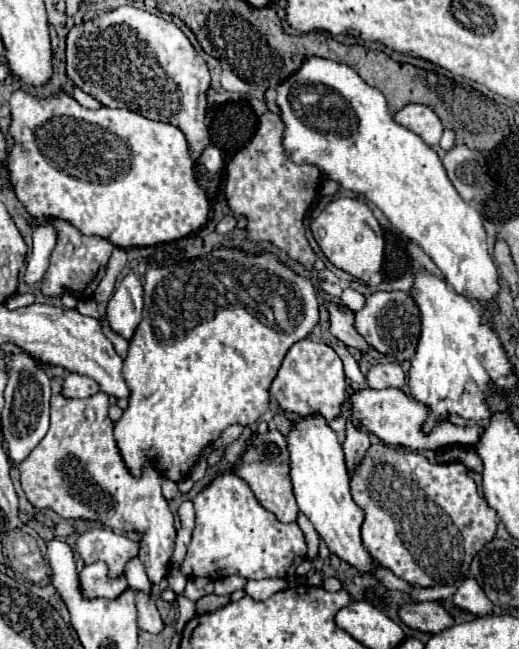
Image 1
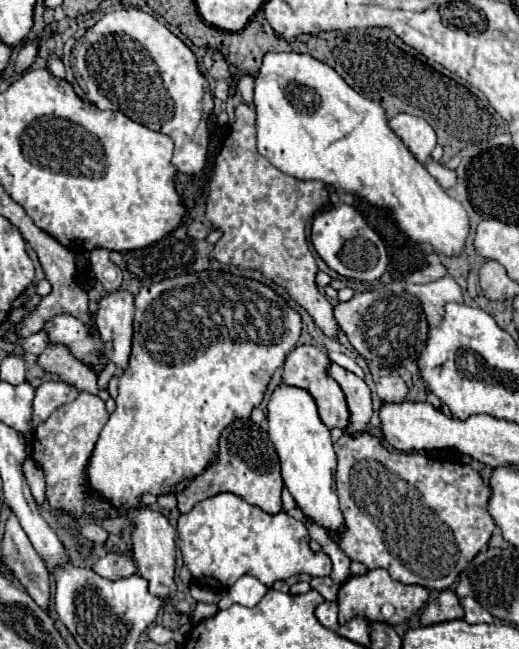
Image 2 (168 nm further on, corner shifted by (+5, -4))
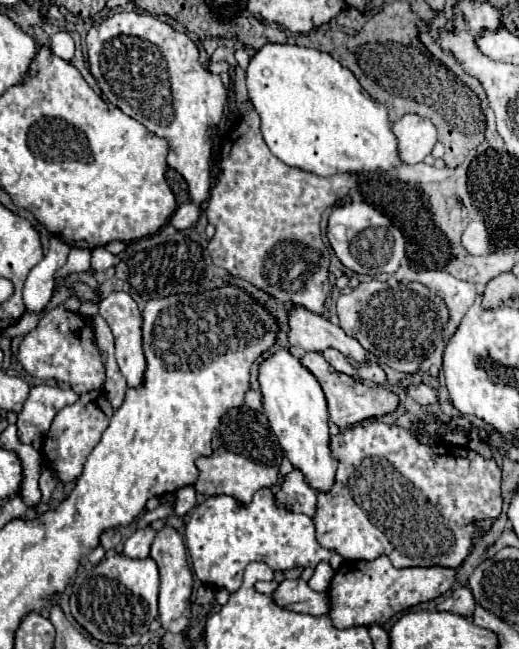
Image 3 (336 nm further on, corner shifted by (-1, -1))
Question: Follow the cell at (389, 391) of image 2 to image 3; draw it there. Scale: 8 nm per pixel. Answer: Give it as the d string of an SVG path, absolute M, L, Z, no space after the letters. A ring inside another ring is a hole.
M412 383L412 385L406 389L406 393L408 393L416 403L420 403L420 405L432 405L432 403L436 403L436 393L434 393L434 389L428 387L428 385L424 385L424 383Z

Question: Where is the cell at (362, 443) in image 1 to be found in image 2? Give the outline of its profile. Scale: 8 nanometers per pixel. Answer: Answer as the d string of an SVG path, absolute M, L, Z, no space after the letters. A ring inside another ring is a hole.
M330 364L330 376L342 386L346 400L348 400L348 408L350 408L350 424L348 424L348 432L350 434L358 434L366 428L370 416L372 416L372 396L370 396L370 388L366 386L366 382L362 378L358 378L356 374L348 372L346 368L338 366L338 364Z

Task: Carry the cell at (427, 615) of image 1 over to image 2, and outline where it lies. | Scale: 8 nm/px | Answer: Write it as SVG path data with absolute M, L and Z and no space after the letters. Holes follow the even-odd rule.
M442 590L434 600L426 604L426 608L420 614L420 622L424 626L458 618L464 618L464 608L454 590Z

